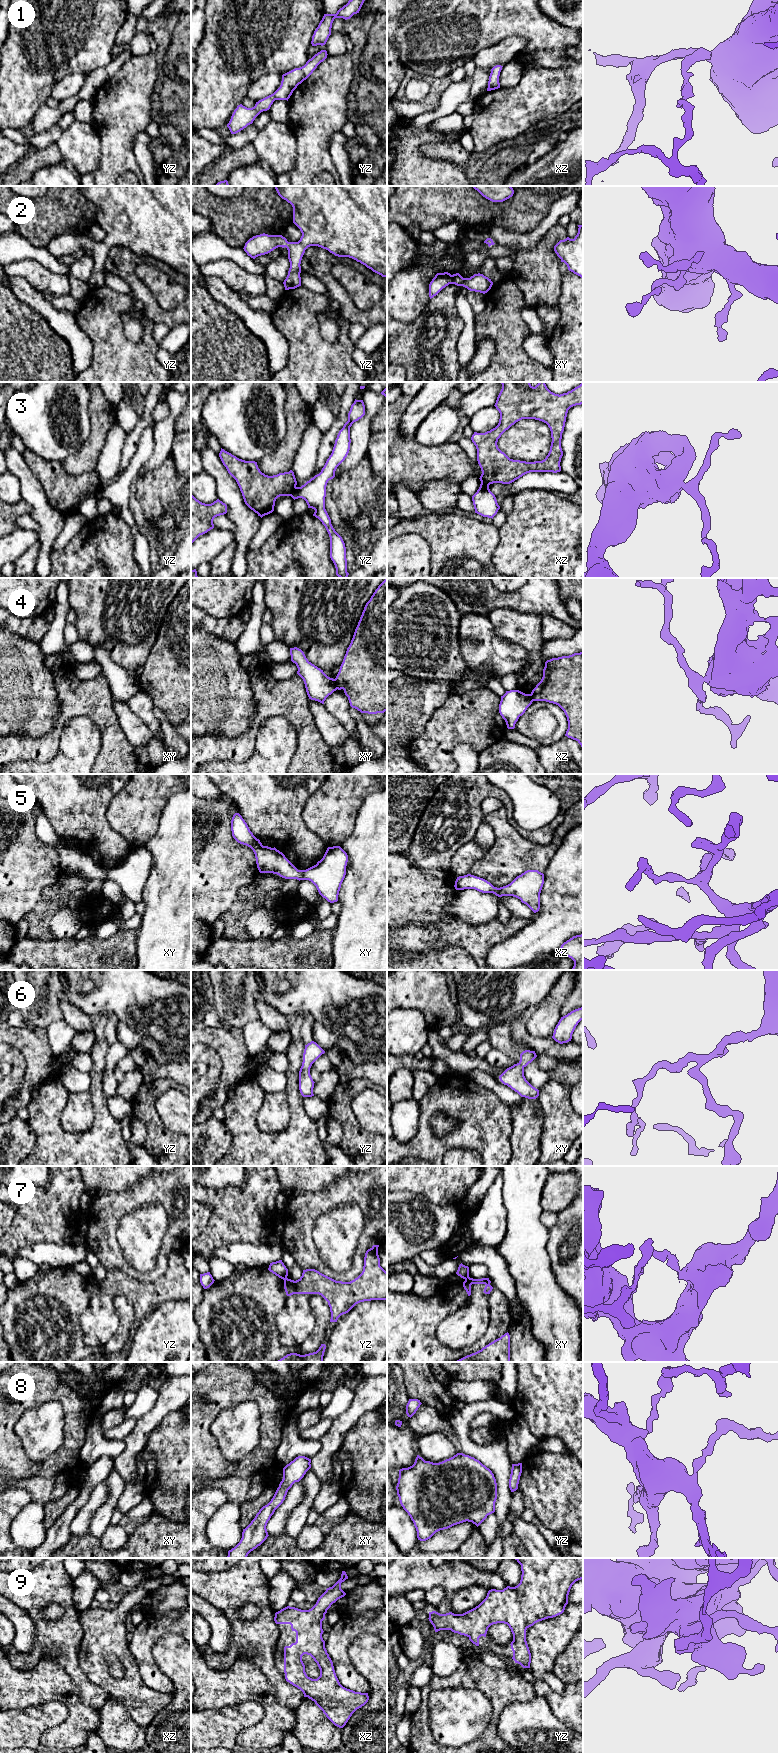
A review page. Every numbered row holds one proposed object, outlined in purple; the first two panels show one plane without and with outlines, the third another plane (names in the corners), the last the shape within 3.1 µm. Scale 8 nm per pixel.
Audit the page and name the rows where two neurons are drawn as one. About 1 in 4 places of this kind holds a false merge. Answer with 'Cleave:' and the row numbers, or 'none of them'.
Cleave: 3, 4, 7

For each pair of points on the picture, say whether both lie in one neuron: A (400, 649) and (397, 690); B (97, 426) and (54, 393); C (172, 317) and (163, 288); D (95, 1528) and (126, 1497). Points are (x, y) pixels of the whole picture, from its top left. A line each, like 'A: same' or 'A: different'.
A: different
B: different
C: different
D: different

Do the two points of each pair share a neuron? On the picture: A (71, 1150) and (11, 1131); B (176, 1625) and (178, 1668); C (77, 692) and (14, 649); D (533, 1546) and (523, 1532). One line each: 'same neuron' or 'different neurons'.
A: different neurons
B: different neurons
C: different neurons
D: same neuron

